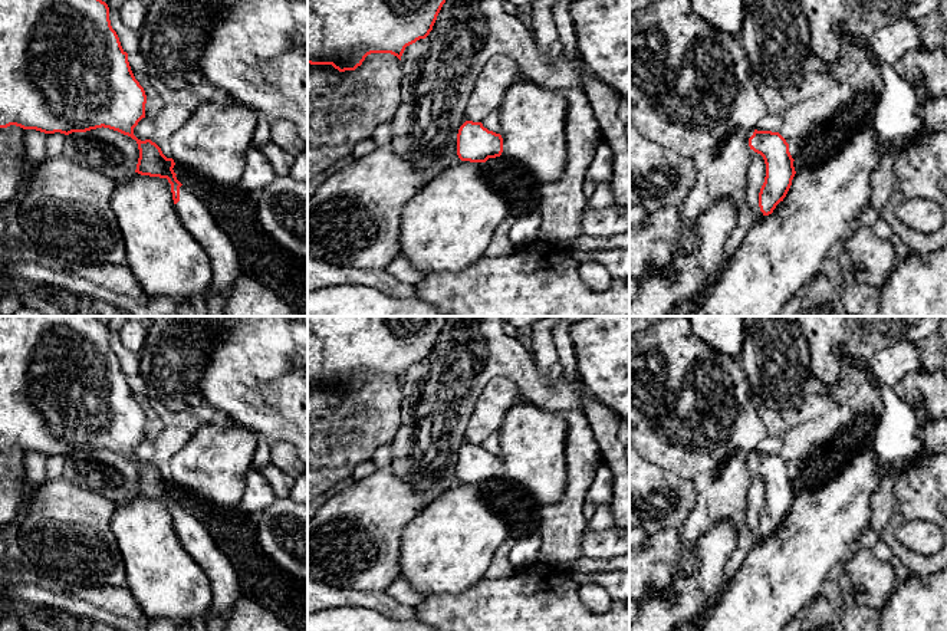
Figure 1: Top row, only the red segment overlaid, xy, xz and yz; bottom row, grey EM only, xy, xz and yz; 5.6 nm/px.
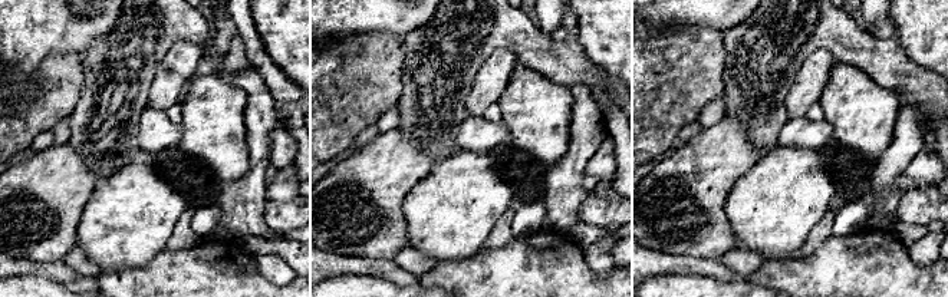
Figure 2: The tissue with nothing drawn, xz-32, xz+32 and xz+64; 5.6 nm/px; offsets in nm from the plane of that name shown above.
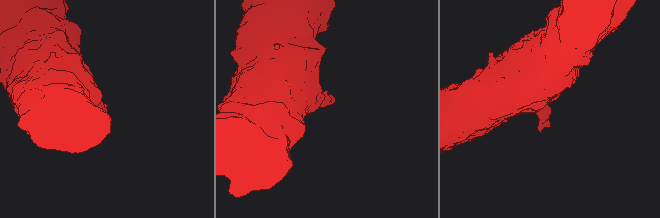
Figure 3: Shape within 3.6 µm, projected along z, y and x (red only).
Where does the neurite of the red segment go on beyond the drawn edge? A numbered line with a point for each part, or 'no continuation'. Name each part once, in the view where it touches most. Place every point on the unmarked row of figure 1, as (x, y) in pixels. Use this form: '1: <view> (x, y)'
1: xy (194, 536)

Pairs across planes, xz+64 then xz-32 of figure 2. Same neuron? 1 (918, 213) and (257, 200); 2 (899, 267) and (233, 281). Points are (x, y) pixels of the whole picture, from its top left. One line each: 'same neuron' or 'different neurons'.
1: different neurons
2: same neuron

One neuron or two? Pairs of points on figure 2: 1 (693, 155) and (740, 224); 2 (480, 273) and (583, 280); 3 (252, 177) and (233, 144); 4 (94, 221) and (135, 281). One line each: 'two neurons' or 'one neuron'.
1: two neurons
2: one neuron
3: two neurons
4: two neurons

